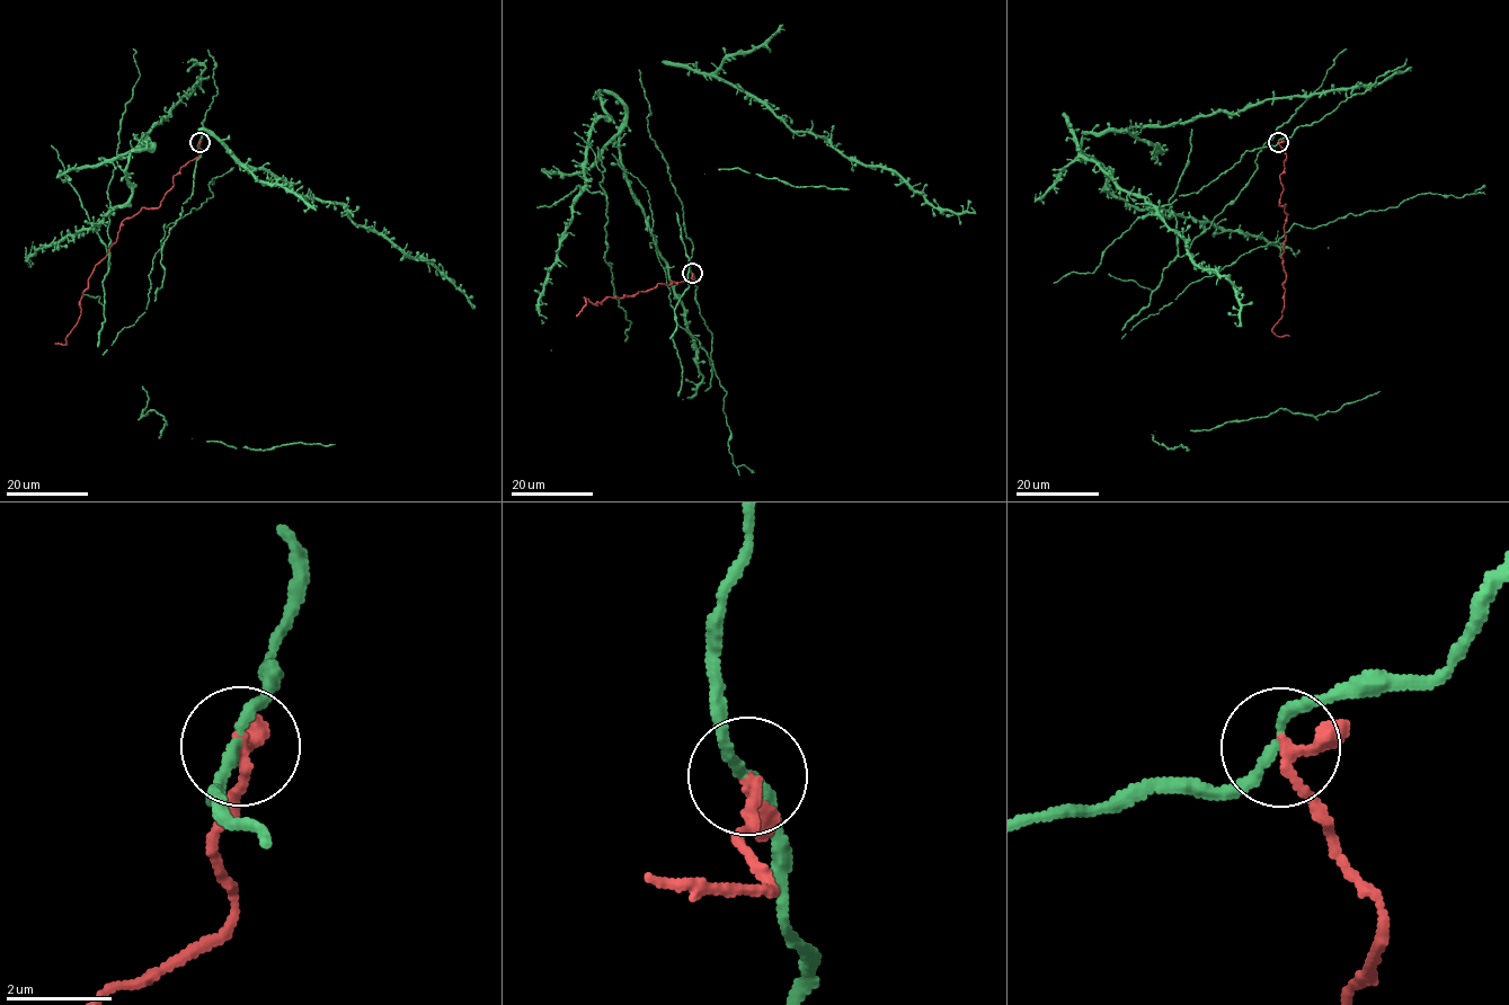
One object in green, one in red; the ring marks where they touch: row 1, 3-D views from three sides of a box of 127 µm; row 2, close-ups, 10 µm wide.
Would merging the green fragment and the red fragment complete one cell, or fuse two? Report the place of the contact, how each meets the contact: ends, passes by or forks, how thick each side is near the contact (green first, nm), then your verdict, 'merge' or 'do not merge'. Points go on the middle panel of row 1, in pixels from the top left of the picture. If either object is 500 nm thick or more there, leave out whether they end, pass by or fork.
(692, 273) | green passes by | red passes by | 190/200 nm | do not merge

